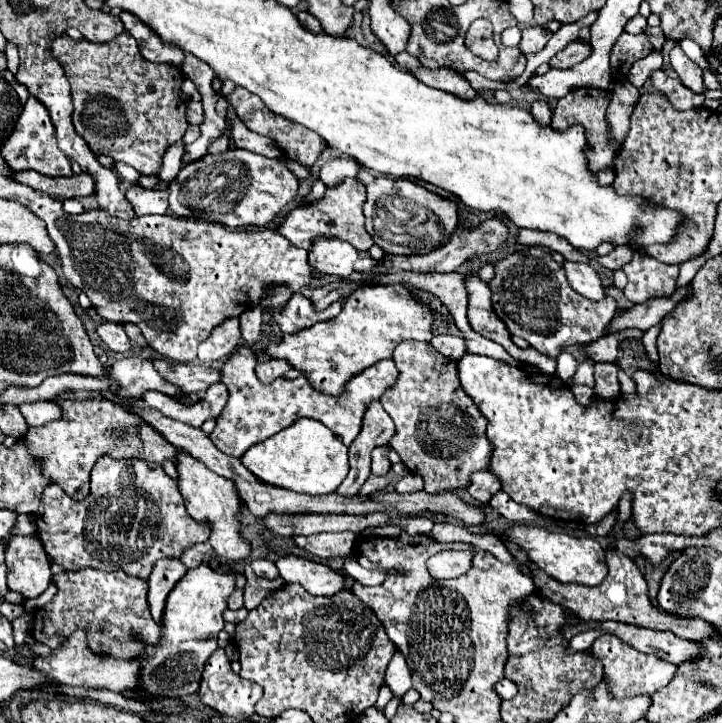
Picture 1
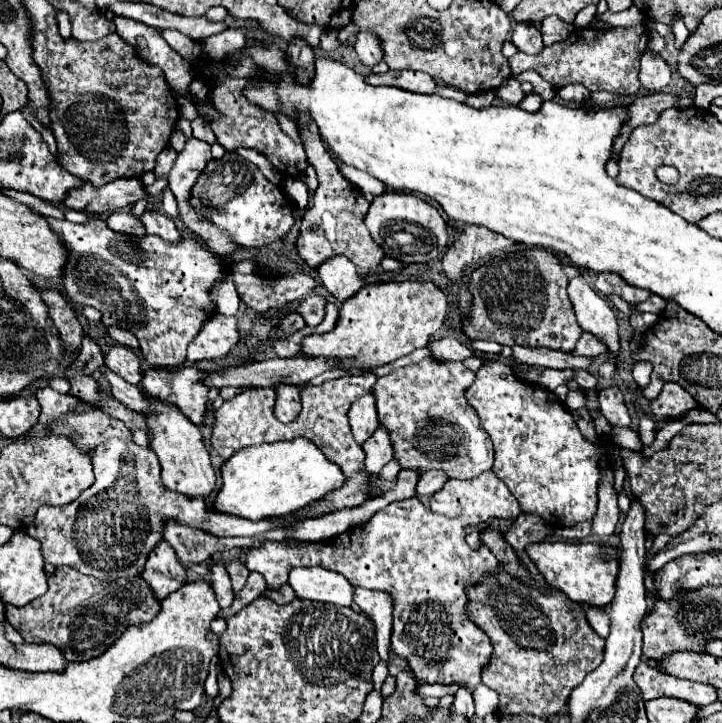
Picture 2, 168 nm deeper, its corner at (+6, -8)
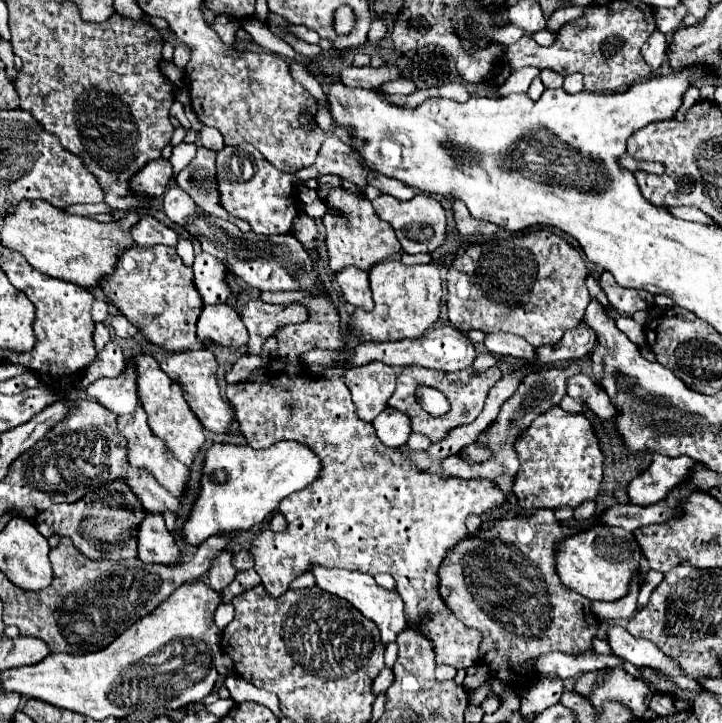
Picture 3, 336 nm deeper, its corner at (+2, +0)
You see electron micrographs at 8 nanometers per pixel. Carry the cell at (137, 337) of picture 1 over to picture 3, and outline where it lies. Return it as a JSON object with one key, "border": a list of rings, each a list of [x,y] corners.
{"border":[[[120,313],[112,317],[110,325],[112,325],[114,333],[116,333],[118,337],[122,337],[122,339],[128,339],[128,337],[134,337],[134,335],[138,333],[138,329],[136,329],[134,325],[130,325],[130,323],[128,323],[128,319],[126,319],[124,315],[120,315]]]}

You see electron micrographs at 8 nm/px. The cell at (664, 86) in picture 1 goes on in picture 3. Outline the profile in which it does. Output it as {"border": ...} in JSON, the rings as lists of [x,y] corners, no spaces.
{"border":[[[654,31],[648,41],[642,45],[642,57],[652,67],[652,71],[658,71],[662,67],[662,61],[666,61],[666,37],[660,31]]]}

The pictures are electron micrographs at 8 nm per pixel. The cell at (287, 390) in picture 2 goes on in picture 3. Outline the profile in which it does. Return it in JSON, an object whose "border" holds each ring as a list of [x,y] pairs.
{"border":[[[380,361],[352,369],[332,367],[322,373],[322,377],[326,375],[344,379],[346,387],[352,393],[356,415],[366,423],[372,423],[386,409],[386,401],[396,385],[396,369]]]}

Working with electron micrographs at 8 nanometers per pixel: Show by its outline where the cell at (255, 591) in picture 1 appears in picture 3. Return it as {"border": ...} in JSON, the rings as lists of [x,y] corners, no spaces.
{"border":[[[240,551],[240,553],[236,553],[232,557],[232,565],[234,565],[236,571],[246,571],[246,569],[250,569],[254,565],[254,559],[252,559],[250,551]]]}

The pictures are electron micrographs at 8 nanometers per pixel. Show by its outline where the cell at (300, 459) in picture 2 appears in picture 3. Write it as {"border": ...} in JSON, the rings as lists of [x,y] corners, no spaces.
{"border":[[[278,441],[268,449],[216,443],[206,453],[202,491],[194,503],[190,519],[182,529],[182,535],[186,543],[200,545],[216,533],[246,531],[272,515],[284,497],[310,487],[320,473],[320,457],[308,449],[308,445],[298,441]]]}

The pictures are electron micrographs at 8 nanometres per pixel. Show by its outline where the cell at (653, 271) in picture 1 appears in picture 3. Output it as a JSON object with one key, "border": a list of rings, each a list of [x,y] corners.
{"border":[[[604,271],[604,273],[600,275],[600,287],[604,289],[610,305],[612,305],[616,311],[620,311],[620,313],[632,315],[632,313],[638,311],[638,309],[648,309],[648,307],[652,307],[652,299],[654,299],[654,297],[652,297],[648,291],[620,287],[620,285],[614,281],[612,273],[608,273],[608,271]]]}

